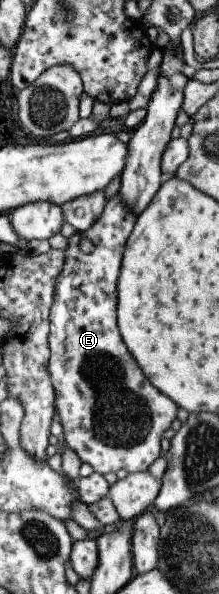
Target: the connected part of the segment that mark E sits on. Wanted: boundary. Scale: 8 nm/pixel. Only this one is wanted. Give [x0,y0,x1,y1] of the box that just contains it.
[48,193,177,476]

